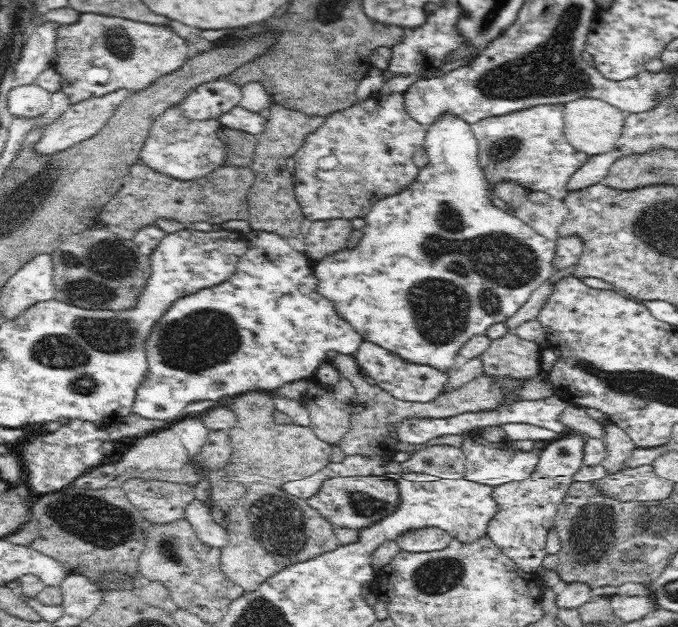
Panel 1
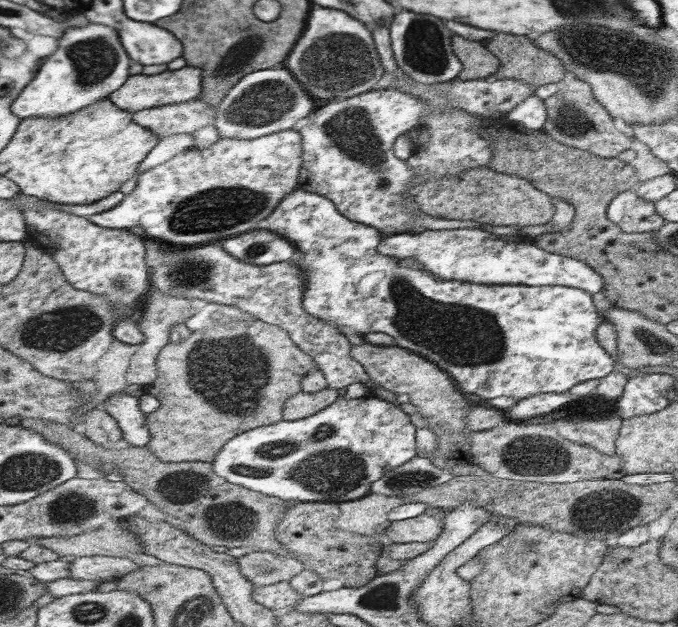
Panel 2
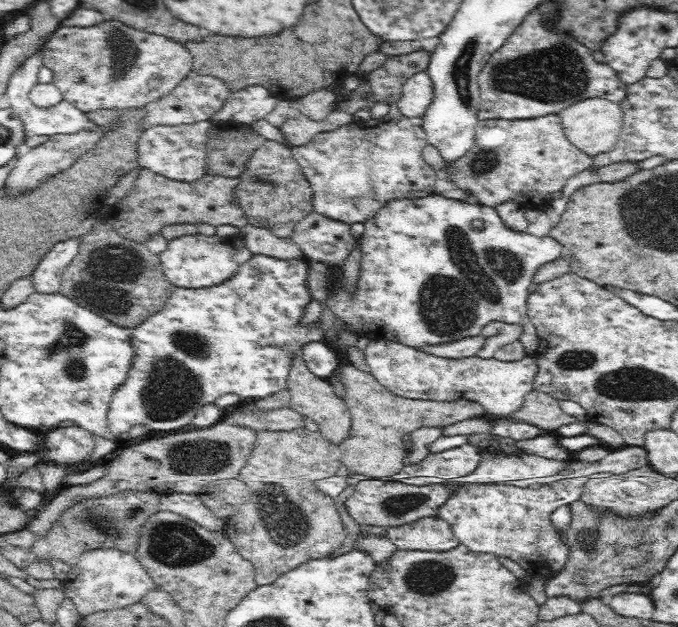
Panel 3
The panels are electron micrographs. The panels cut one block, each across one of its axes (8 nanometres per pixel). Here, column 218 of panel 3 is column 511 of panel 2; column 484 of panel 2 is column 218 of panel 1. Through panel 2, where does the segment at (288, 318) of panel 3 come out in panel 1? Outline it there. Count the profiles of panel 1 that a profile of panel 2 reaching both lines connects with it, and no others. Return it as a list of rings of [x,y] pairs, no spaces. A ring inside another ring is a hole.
[[[252,229],[250,232],[244,234],[247,240],[248,248],[241,256],[241,259],[236,264],[236,270],[233,275],[216,286],[210,288],[203,288],[197,290],[193,295],[184,295],[172,304],[170,310],[162,316],[160,322],[152,327],[148,338],[145,340],[146,356],[148,363],[148,370],[145,374],[145,380],[141,386],[137,388],[137,395],[133,402],[133,413],[150,420],[163,420],[171,425],[173,422],[180,421],[187,417],[184,408],[191,402],[201,400],[217,401],[224,396],[236,397],[244,392],[252,391],[267,391],[271,392],[288,382],[296,382],[296,380],[309,380],[314,379],[316,370],[319,366],[326,362],[326,354],[330,350],[342,354],[353,355],[360,344],[362,344],[362,336],[360,336],[344,319],[338,310],[334,309],[332,300],[328,300],[317,292],[317,276],[313,269],[313,261],[304,253],[292,247],[287,238],[276,235],[275,232],[268,231],[255,231]]]

